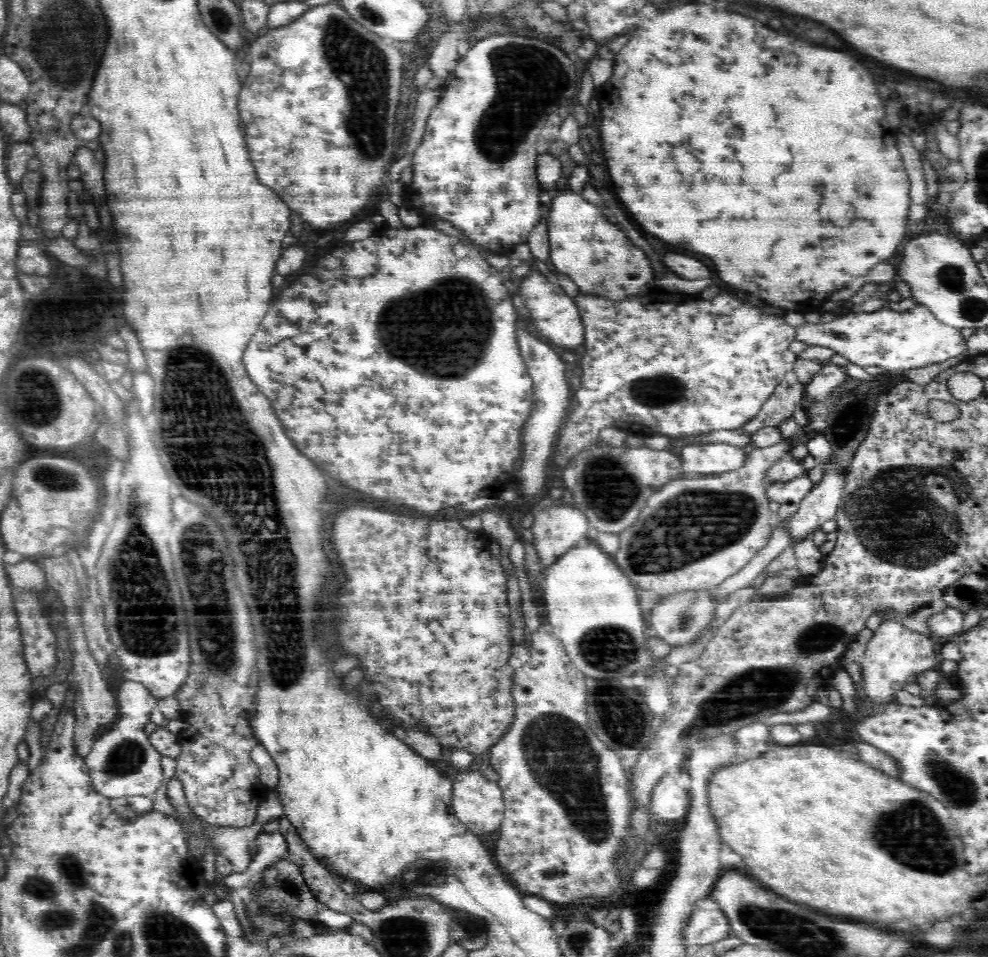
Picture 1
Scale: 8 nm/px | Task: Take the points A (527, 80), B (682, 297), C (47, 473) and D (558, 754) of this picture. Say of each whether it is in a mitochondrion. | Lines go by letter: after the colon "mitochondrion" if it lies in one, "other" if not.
A: mitochondrion
B: other
C: mitochondrion
D: mitochondrion

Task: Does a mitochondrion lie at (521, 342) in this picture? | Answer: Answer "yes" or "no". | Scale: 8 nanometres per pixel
no

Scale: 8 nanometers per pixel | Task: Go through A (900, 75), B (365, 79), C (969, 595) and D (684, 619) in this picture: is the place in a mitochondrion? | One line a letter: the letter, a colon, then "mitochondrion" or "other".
A: other
B: mitochondrion
C: mitochondrion
D: mitochondrion

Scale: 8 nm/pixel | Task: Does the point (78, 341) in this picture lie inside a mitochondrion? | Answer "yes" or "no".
no

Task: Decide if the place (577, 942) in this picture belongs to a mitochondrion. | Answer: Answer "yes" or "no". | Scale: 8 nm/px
yes

